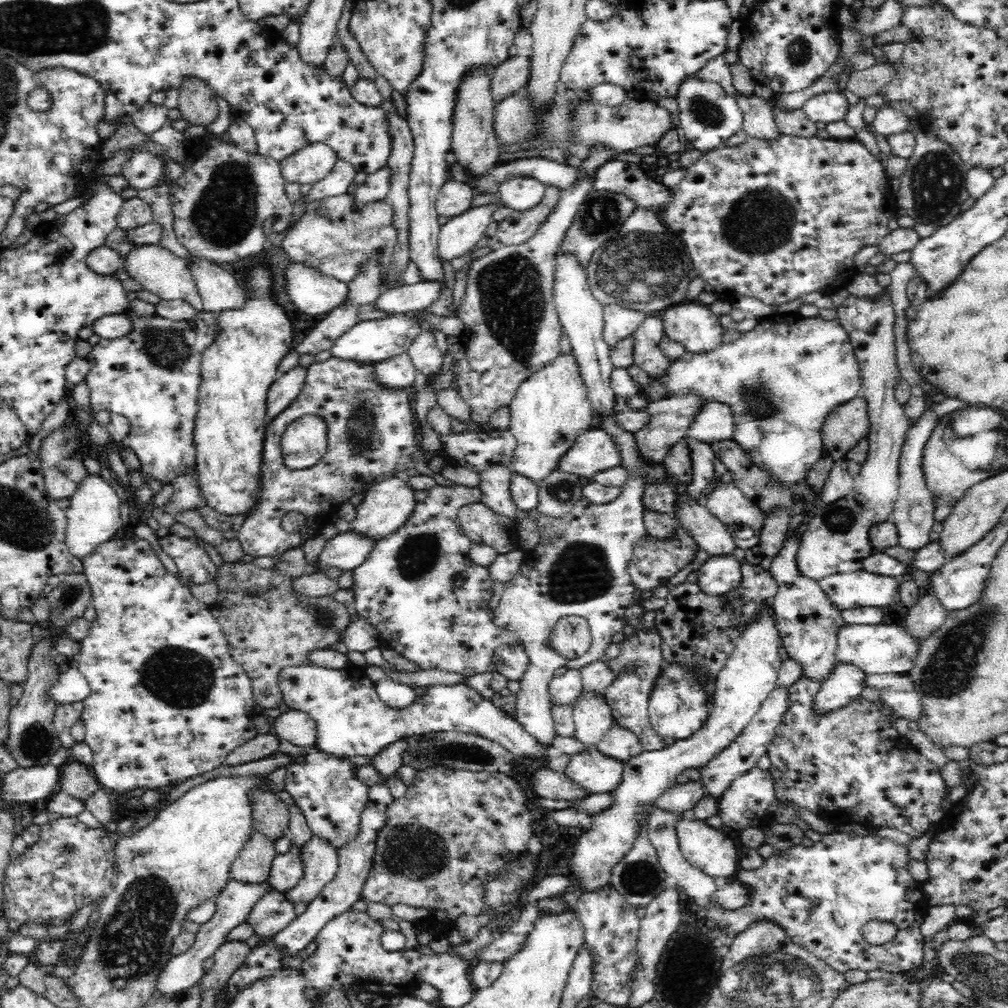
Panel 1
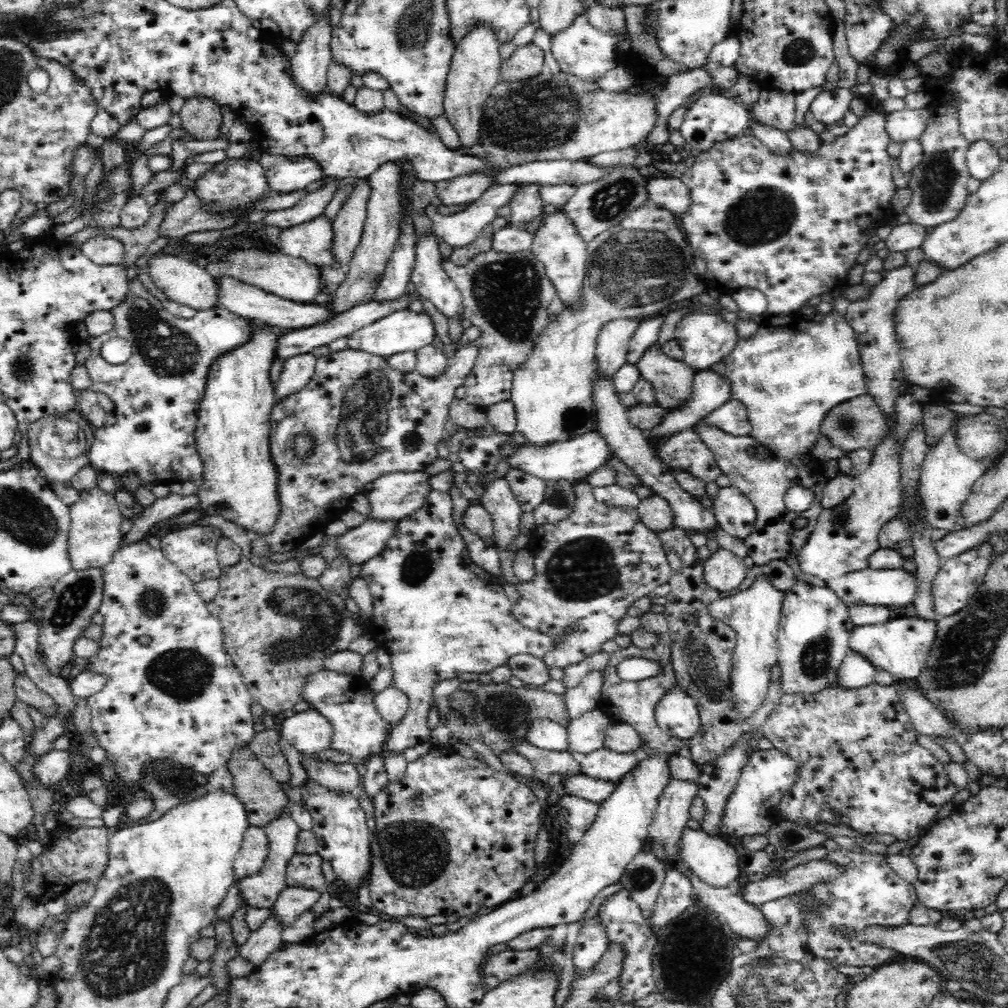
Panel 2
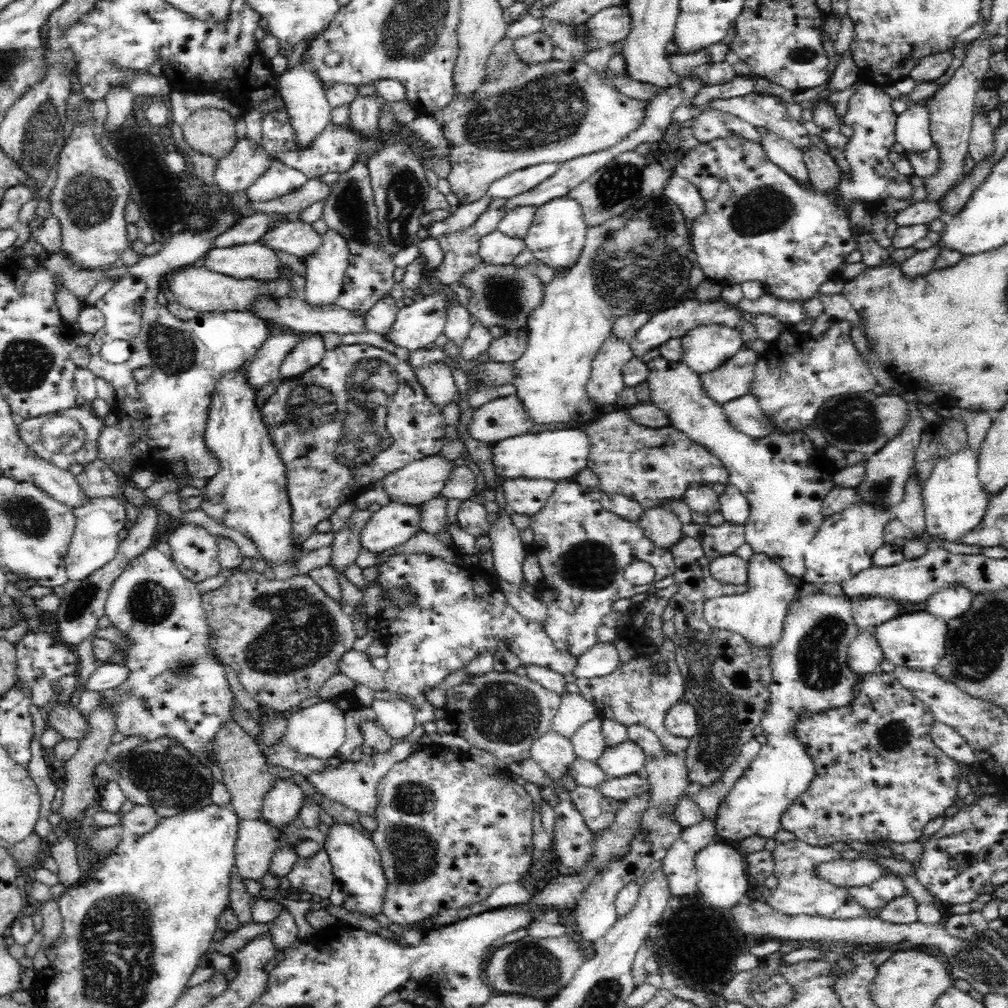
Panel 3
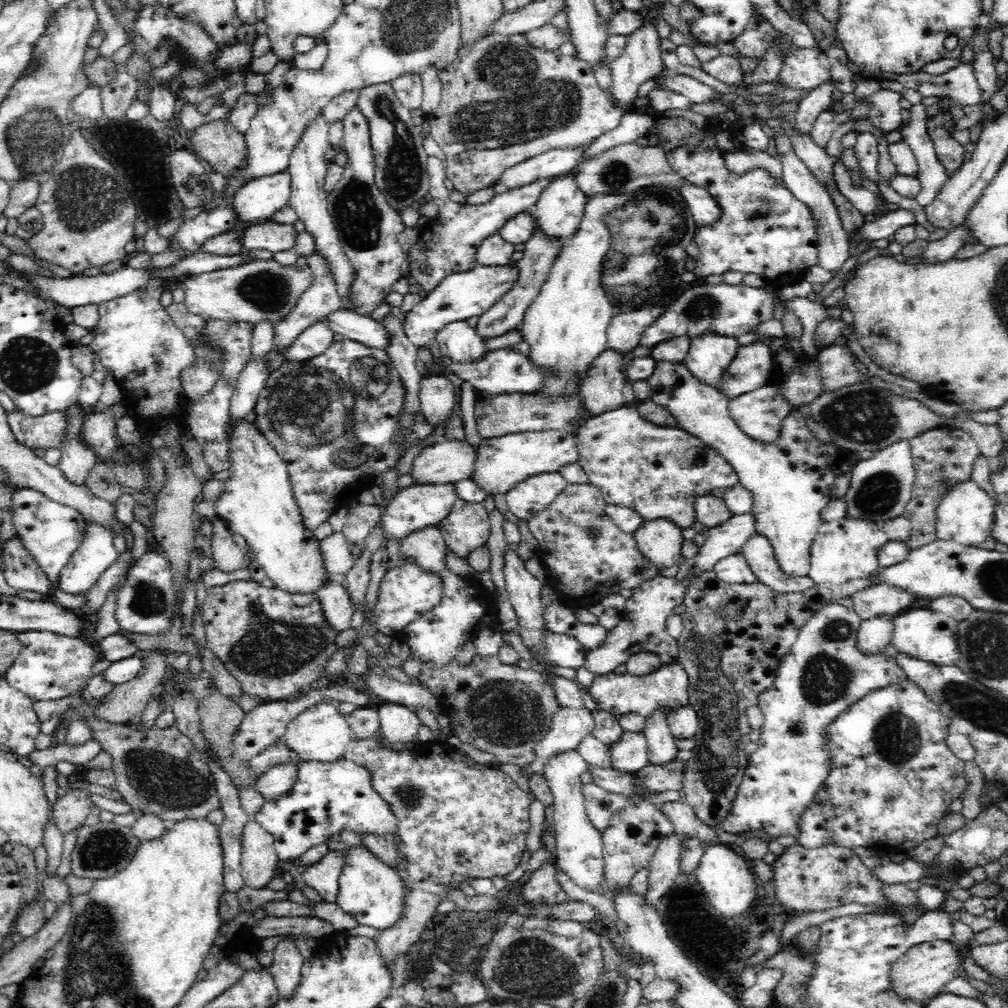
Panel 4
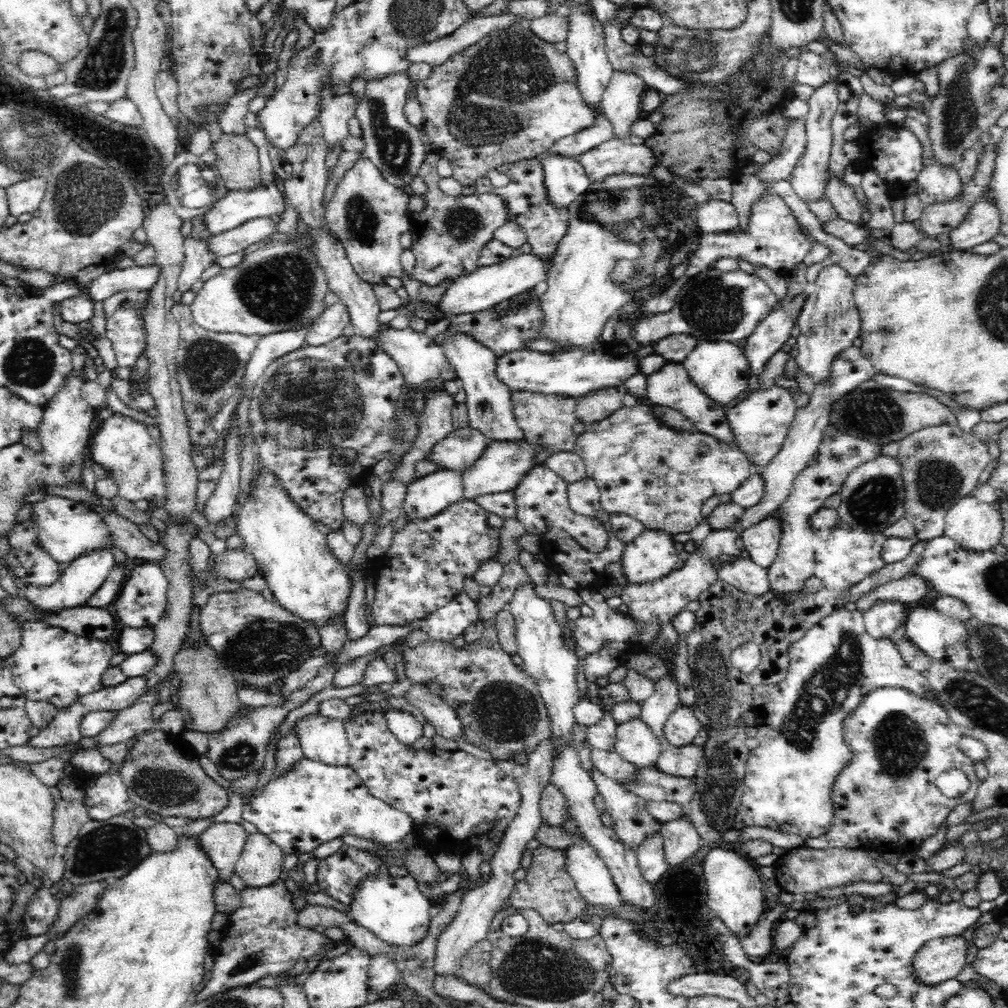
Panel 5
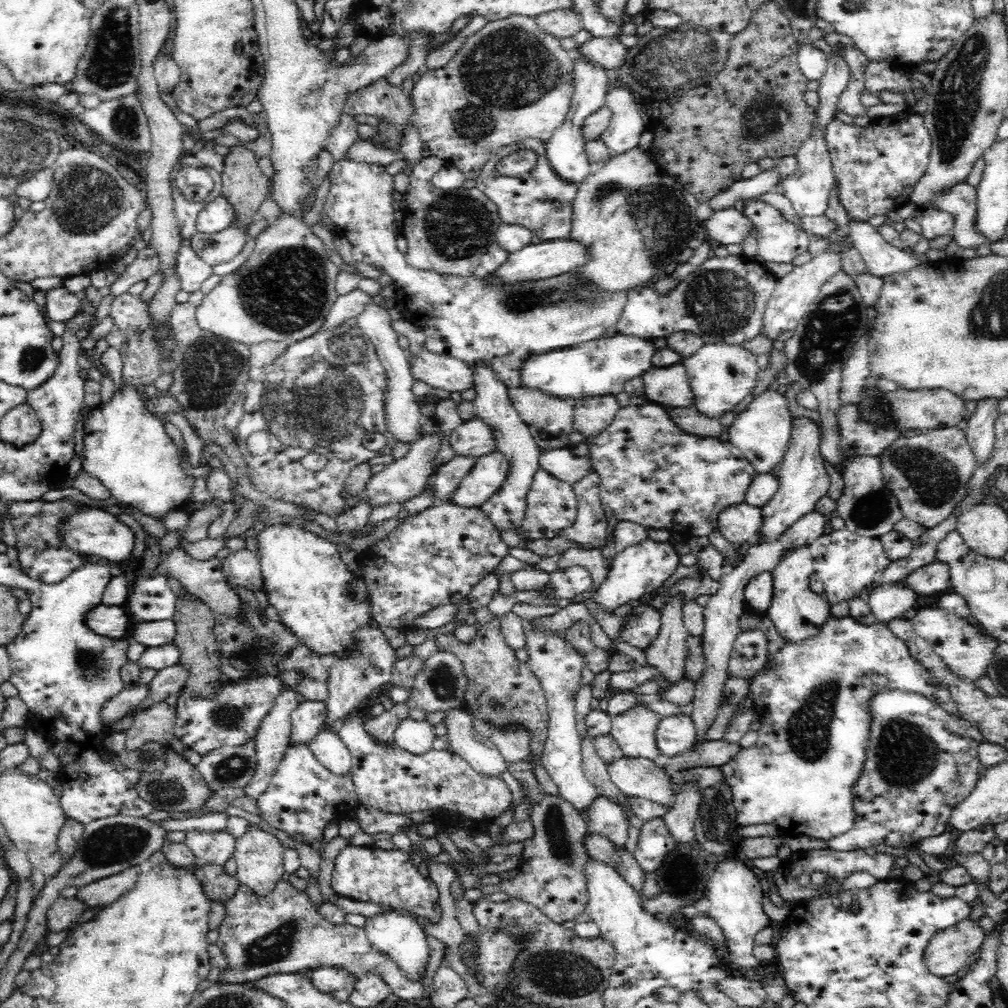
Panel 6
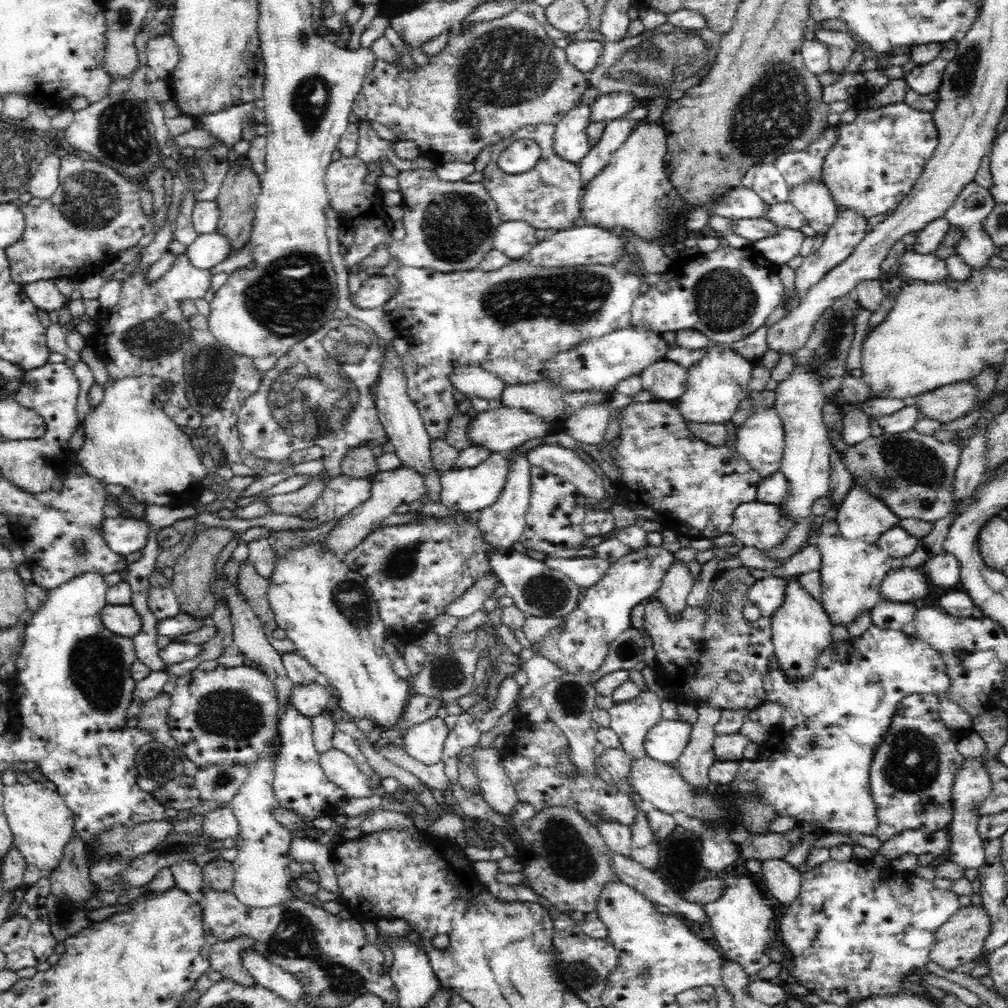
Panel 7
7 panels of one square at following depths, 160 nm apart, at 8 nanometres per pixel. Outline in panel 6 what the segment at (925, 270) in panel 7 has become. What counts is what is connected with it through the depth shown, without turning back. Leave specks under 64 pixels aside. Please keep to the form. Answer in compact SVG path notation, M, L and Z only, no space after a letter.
M849 218L848 228L848 238L868 265L868 272L874 276L908 272L928 261L924 254L906 252L888 244L880 231L870 223Z

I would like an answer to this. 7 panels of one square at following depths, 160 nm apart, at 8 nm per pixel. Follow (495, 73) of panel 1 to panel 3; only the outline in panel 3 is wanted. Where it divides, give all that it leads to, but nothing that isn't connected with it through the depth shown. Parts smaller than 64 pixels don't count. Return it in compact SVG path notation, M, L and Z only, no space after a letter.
M543 30L521 36L514 41L514 50L518 53L518 59L528 65L537 65L554 59L553 48L552 38Z

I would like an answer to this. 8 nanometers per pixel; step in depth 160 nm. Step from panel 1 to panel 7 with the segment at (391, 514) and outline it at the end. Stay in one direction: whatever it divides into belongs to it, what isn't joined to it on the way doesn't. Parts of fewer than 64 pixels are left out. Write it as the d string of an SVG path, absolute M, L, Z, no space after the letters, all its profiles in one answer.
M500 406L496 410L488 410L487 412L479 412L474 419L468 420L468 428L466 428L472 444L490 449L492 453L503 454L516 449L516 447L524 444L527 440L542 438L553 430L555 429L550 428L550 425L536 414L507 408L506 406Z

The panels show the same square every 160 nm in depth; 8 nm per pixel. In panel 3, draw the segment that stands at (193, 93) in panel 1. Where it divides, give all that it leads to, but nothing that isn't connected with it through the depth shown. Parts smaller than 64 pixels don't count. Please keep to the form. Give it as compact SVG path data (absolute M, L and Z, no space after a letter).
M198 108L181 126L184 141L196 152L213 156L219 161L230 154L230 150L239 142L235 121L235 118L220 108Z

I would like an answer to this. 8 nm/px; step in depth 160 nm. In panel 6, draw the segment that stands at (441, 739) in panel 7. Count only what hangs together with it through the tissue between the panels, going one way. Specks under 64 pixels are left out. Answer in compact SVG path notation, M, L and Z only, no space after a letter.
M403 718L394 730L395 744L410 754L426 754L436 740L434 725L425 720Z

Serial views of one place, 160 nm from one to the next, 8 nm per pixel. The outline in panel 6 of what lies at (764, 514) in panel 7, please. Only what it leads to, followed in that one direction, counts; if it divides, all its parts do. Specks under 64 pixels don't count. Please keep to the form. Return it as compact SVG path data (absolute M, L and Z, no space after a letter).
M746 502L726 506L718 514L719 531L735 545L748 542L756 545L762 536L762 507Z

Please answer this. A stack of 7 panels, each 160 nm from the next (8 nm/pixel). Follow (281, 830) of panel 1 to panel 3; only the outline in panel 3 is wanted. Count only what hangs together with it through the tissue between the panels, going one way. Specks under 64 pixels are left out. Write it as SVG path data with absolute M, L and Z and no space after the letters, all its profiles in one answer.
M226 721L213 736L213 754L222 767L223 782L231 794L231 806L240 820L260 820L265 794L272 789L273 773L262 747L236 721Z

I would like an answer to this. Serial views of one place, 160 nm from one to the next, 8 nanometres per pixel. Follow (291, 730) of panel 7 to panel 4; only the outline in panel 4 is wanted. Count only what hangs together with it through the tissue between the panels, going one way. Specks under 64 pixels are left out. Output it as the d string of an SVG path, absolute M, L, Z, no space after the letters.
M346 758L334 762L302 761L299 764L296 782L287 796L273 801L265 800L262 808L252 818L272 835L275 852L279 860L283 861L299 859L312 846L327 843L332 840L333 835L338 836L343 830L384 837L384 834L394 833L399 826L398 818L390 811L390 805L374 790L369 768Z

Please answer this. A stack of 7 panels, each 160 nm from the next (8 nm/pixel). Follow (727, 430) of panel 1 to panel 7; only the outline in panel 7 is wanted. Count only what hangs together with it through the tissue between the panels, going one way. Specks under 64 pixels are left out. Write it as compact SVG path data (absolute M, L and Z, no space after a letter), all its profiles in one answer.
M775 407L759 409L737 427L736 450L762 479L781 470L785 428Z

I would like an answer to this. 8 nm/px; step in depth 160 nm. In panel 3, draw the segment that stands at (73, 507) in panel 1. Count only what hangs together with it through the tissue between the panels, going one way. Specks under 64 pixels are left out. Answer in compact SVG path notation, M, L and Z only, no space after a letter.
M118 497L90 498L90 502L74 507L73 511L76 515L76 524L65 558L65 571L67 580L76 582L94 574L115 557L120 542L118 532L124 528L128 518L126 505Z

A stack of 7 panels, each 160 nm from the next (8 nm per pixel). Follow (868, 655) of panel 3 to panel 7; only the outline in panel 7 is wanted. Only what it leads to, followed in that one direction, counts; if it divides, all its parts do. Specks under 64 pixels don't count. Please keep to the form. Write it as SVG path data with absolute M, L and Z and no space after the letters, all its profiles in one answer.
M922 566L894 567L880 584L880 598L892 602L913 603L928 594L928 581Z

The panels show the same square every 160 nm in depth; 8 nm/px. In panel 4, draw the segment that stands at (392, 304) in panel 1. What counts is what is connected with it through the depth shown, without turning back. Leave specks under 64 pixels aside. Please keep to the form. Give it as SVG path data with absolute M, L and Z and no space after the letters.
M265 358L250 361L238 376L229 407L229 421L231 423L244 419L246 414L255 409L260 392L270 378L271 371L266 366Z

